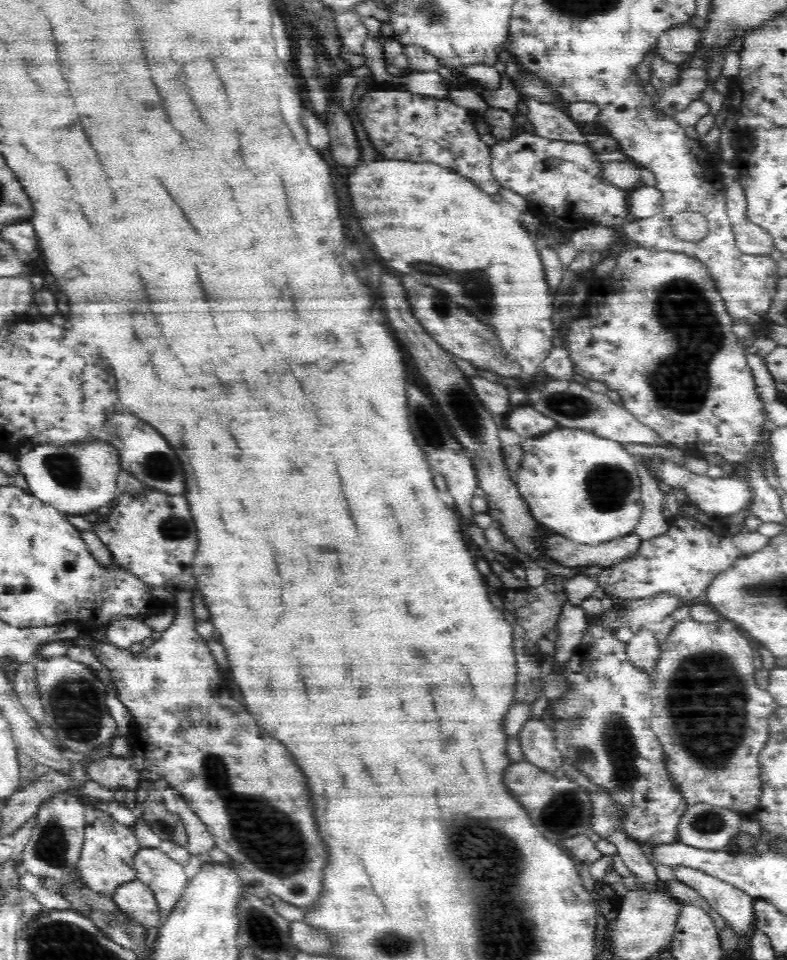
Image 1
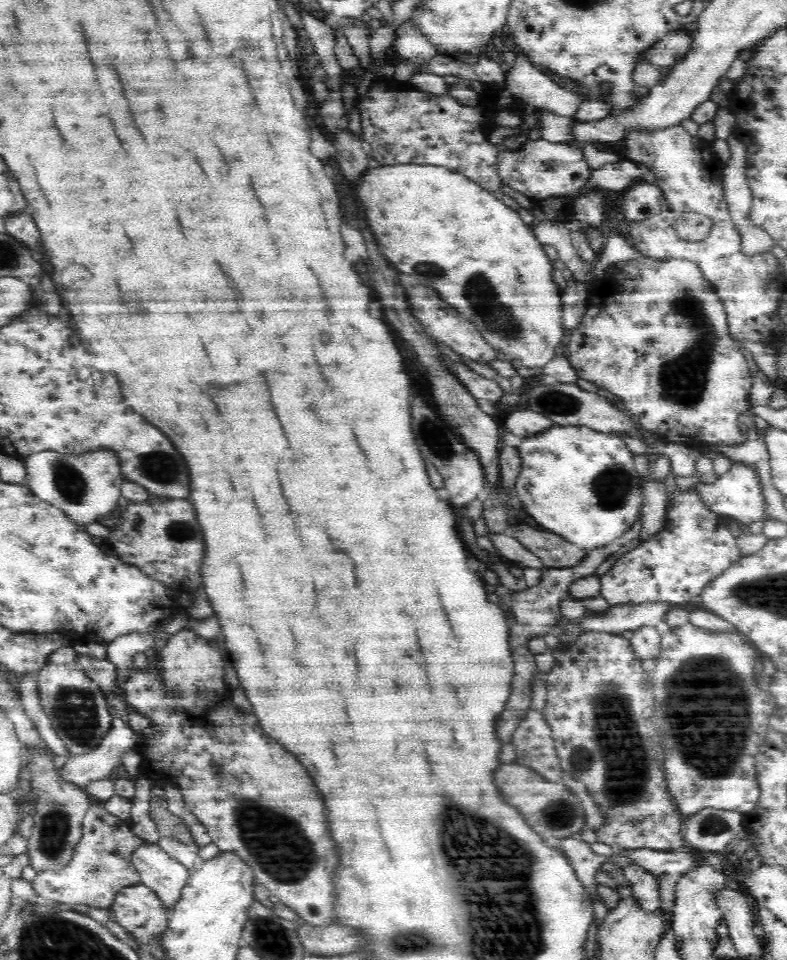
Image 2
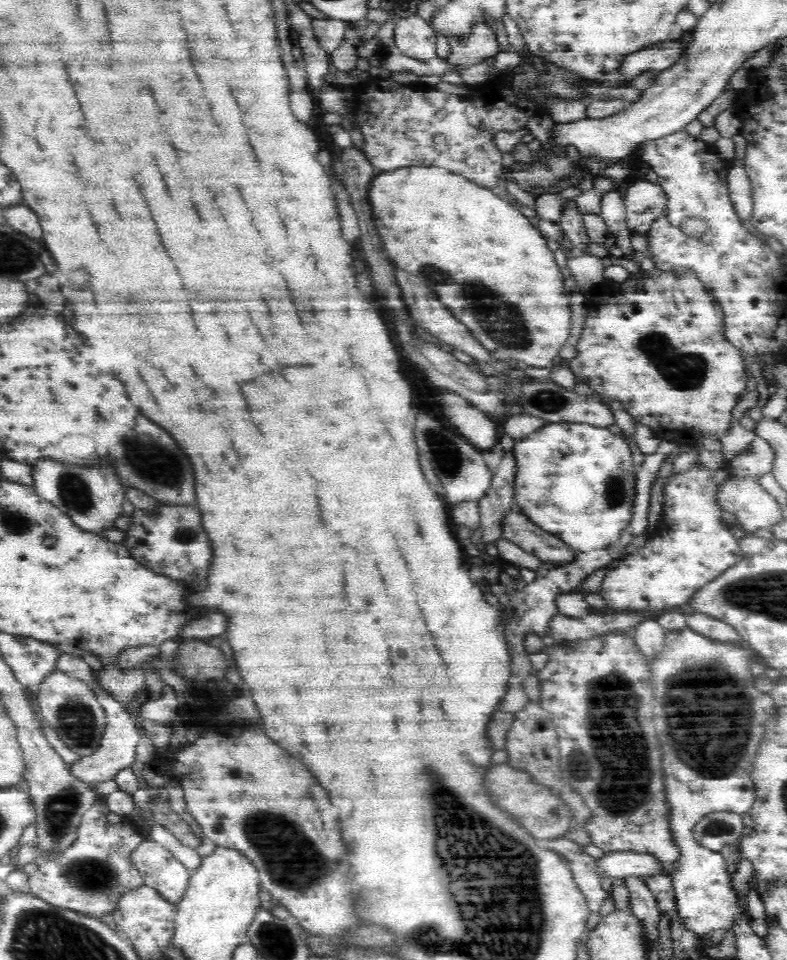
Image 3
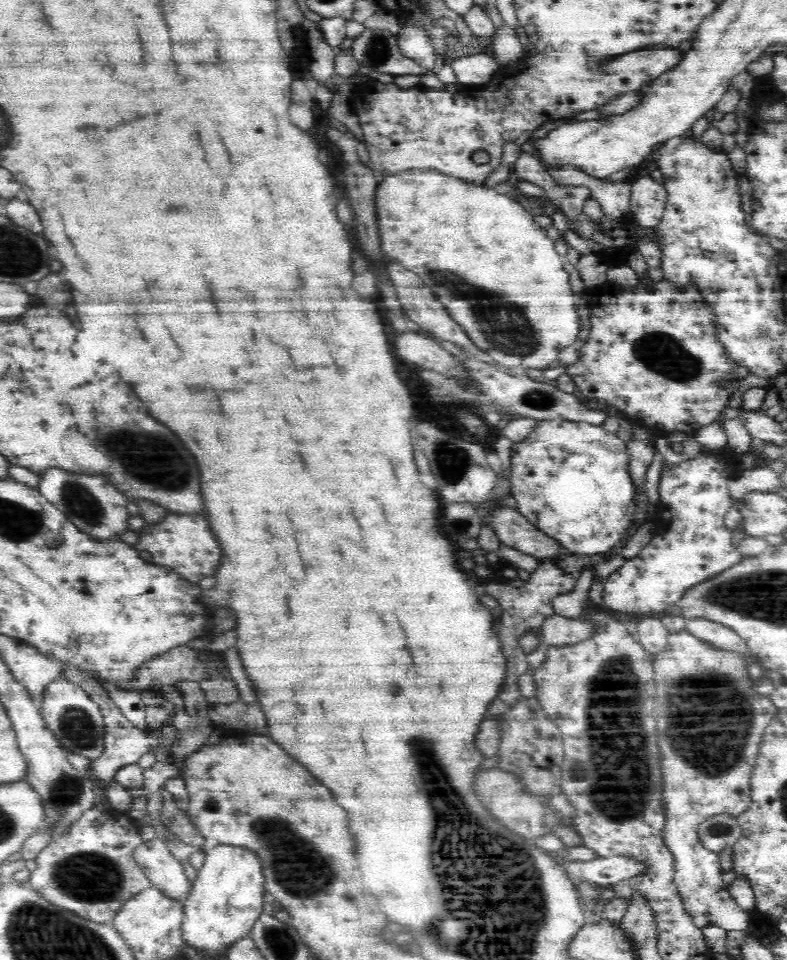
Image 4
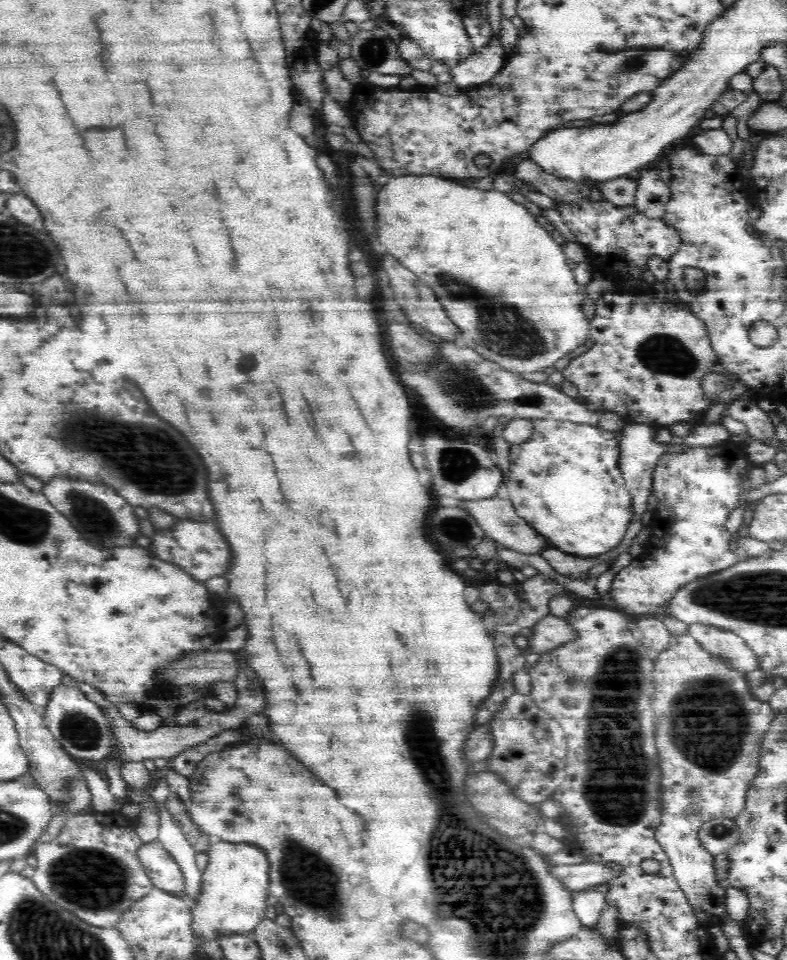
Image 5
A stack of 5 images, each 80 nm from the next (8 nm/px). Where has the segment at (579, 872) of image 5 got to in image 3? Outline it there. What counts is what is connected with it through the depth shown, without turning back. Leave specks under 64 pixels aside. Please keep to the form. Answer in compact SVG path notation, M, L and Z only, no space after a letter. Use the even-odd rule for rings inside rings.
M634 850L607 851L597 864L600 876L606 884L615 878L624 879L630 874L651 877L659 874L672 876L681 867L679 858L662 860L649 852Z

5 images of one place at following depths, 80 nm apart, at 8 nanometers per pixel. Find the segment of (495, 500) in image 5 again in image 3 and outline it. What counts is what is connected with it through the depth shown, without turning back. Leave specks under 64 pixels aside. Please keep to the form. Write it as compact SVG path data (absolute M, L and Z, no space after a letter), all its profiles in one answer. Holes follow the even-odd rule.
M510 513L503 522L503 536L519 544L544 563L556 566L576 560L578 550L559 536L546 532L522 513Z

